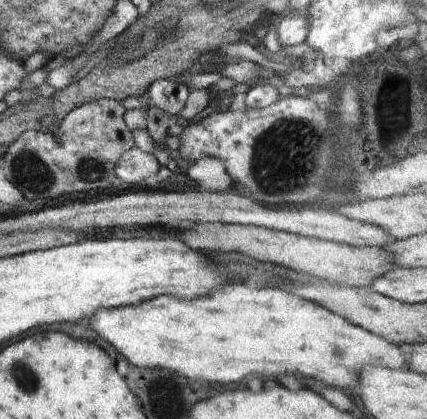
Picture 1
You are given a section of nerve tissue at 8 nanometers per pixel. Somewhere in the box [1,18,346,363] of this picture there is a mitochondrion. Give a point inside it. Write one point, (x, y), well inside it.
(290, 158)

